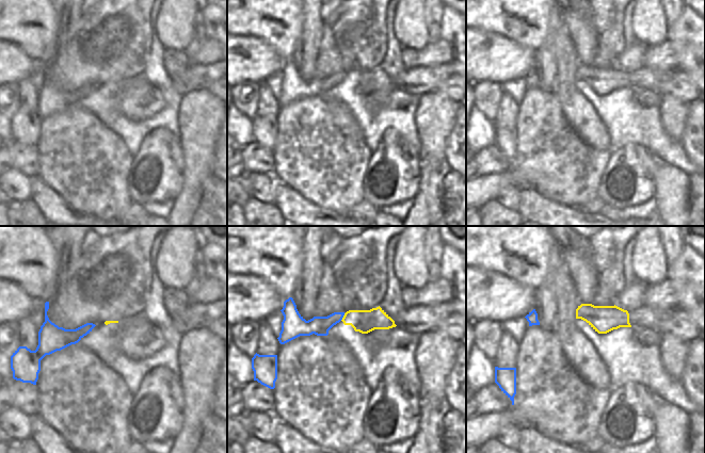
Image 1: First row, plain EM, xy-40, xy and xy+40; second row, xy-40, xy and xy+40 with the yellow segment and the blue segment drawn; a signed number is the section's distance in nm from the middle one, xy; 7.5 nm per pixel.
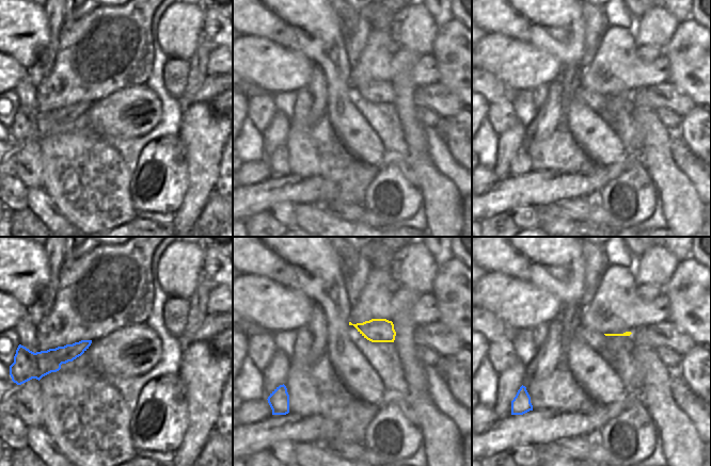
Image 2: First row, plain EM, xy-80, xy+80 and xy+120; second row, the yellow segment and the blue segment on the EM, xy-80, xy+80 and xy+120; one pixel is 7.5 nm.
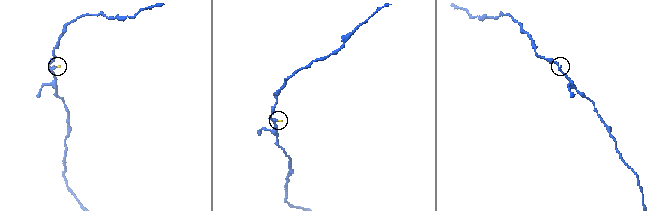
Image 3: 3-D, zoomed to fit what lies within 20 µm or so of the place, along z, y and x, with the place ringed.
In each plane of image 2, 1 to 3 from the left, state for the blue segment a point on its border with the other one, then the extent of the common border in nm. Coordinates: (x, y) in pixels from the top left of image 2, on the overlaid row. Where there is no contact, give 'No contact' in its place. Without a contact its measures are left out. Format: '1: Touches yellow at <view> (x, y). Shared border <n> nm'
1: No contact
2: No contact
3: No contact.

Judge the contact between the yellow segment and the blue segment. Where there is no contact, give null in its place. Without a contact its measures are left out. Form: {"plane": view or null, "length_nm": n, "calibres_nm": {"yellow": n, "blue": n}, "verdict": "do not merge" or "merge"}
{"plane": "xy", "length_nm": 70, "calibres_nm": {"yellow": 180, "blue": 140}, "verdict": "do not merge"}

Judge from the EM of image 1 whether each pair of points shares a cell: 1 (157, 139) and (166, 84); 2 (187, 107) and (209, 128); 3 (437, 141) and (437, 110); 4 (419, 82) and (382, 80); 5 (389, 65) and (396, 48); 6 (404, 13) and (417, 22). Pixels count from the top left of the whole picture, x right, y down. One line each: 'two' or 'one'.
1: two
2: one
3: one
4: one
5: one
6: one

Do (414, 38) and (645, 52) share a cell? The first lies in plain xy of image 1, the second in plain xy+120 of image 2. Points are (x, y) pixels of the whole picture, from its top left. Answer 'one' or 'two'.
two

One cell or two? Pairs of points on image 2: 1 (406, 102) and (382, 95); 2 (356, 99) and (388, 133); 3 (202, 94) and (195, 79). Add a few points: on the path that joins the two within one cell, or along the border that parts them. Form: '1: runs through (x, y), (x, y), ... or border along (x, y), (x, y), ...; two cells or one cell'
1: border along (412, 93), (397, 86), (393, 102); two cells
2: runs through (364, 107), (382, 125); one cell
3: border along (208, 75), (192, 100); two cells

